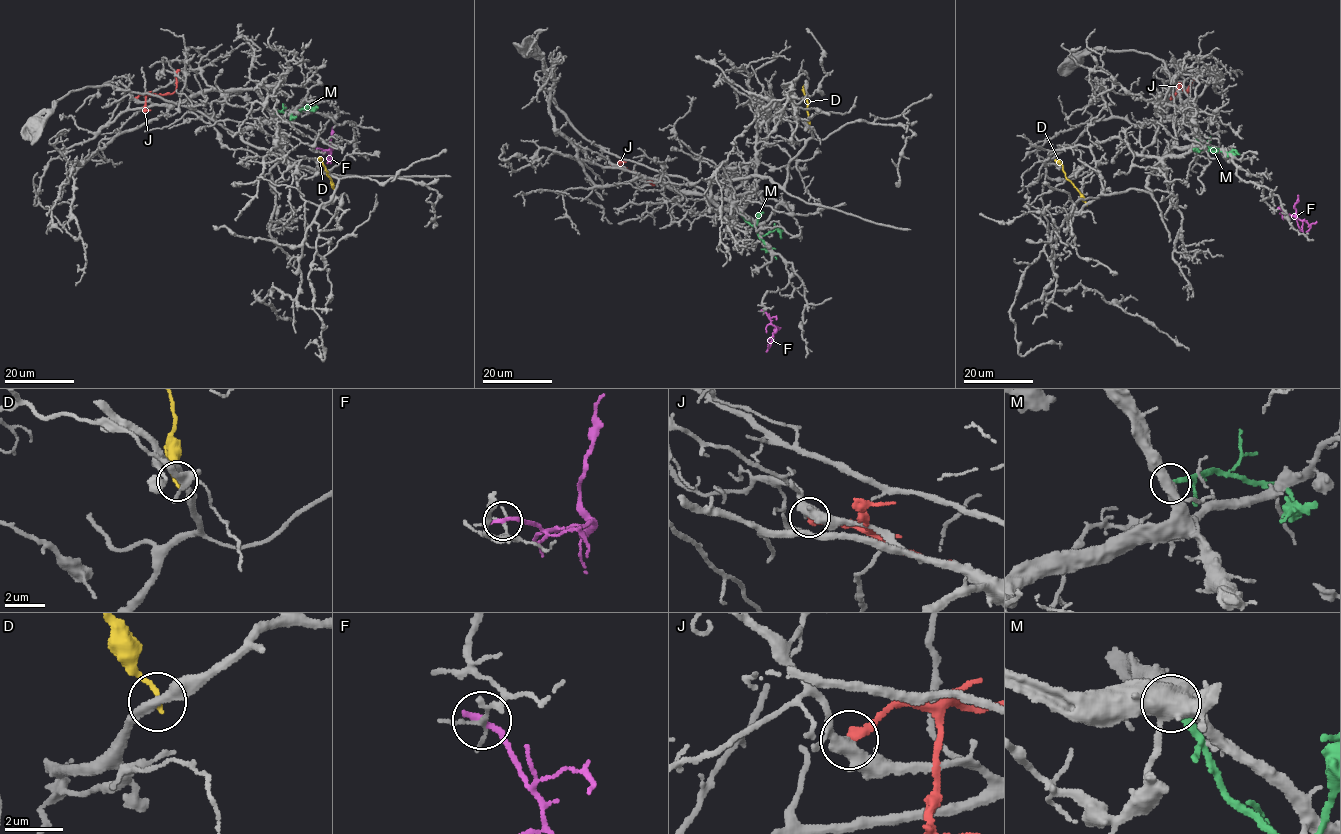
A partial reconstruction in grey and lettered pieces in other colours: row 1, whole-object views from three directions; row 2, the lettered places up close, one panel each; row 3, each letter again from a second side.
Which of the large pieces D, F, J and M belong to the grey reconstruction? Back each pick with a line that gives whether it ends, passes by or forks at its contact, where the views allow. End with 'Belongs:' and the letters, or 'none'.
Belongs: none

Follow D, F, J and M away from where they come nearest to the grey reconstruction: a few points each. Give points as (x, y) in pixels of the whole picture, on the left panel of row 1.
D: (334, 189), (318, 157)
F: (316, 148), (332, 148), (327, 162)
J: (135, 98), (141, 94), (171, 93), (179, 70)
M: (270, 113), (317, 107)

